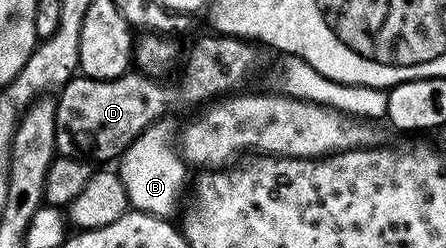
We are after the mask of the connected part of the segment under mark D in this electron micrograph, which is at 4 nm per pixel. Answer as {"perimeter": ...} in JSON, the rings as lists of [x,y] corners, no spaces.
{"perimeter":[[[207,33],[207,34],[208,35],[202,36],[201,39],[198,40],[197,43],[194,44],[193,47],[189,49],[188,60],[186,60],[185,63],[184,63],[184,72],[181,73],[180,80],[178,80],[177,83],[164,83],[164,82],[168,82],[168,81],[161,81],[159,78],[156,78],[156,77],[153,77],[153,76],[150,76],[150,75],[145,75],[145,74],[141,73],[139,70],[136,70],[136,69],[129,70],[127,75],[119,75],[118,77],[114,77],[113,79],[91,79],[91,77],[89,77],[89,75],[81,75],[81,74],[77,74],[75,77],[69,79],[68,82],[65,83],[64,86],[60,88],[60,90],[58,92],[58,98],[56,99],[56,149],[57,149],[57,152],[59,152],[59,154],[61,156],[63,156],[63,158],[66,158],[66,159],[83,159],[85,161],[91,161],[93,164],[96,164],[96,165],[111,164],[111,163],[108,163],[108,162],[111,161],[111,159],[112,159],[112,162],[119,160],[120,156],[124,154],[124,150],[126,150],[126,148],[129,145],[131,145],[131,143],[133,143],[138,138],[138,136],[140,136],[140,134],[142,134],[142,132],[144,130],[146,130],[149,126],[151,126],[157,120],[163,120],[165,117],[171,116],[172,115],[172,114],[170,114],[171,111],[180,111],[180,110],[183,109],[183,107],[196,107],[196,106],[199,105],[199,103],[204,103],[204,102],[205,102],[204,104],[207,104],[209,101],[215,100],[217,97],[225,96],[227,93],[232,93],[232,92],[235,92],[237,89],[240,89],[240,88],[235,89],[235,87],[242,86],[243,83],[246,82],[247,79],[250,78],[251,75],[255,73],[256,66],[258,66],[259,63],[260,63],[261,48],[259,46],[257,46],[257,44],[255,42],[249,41],[247,39],[236,39],[232,35],[222,35],[222,34],[219,34],[219,33]]]}

